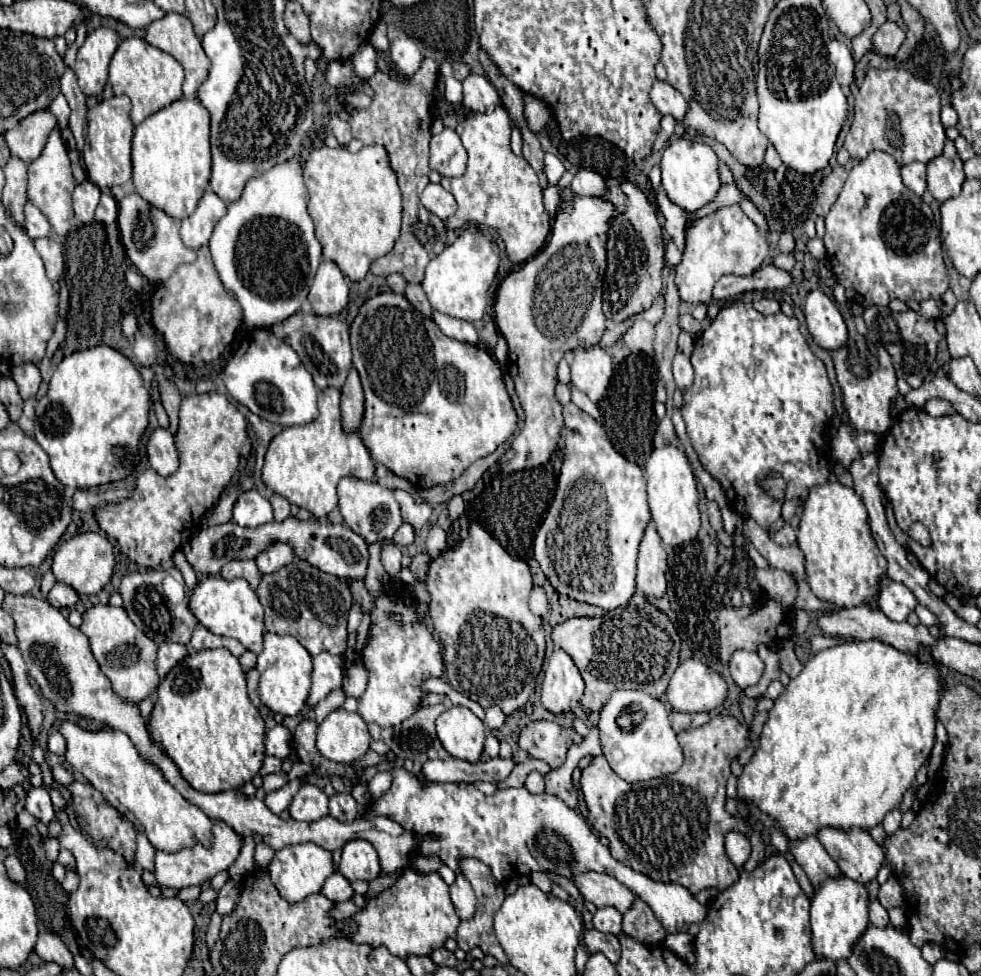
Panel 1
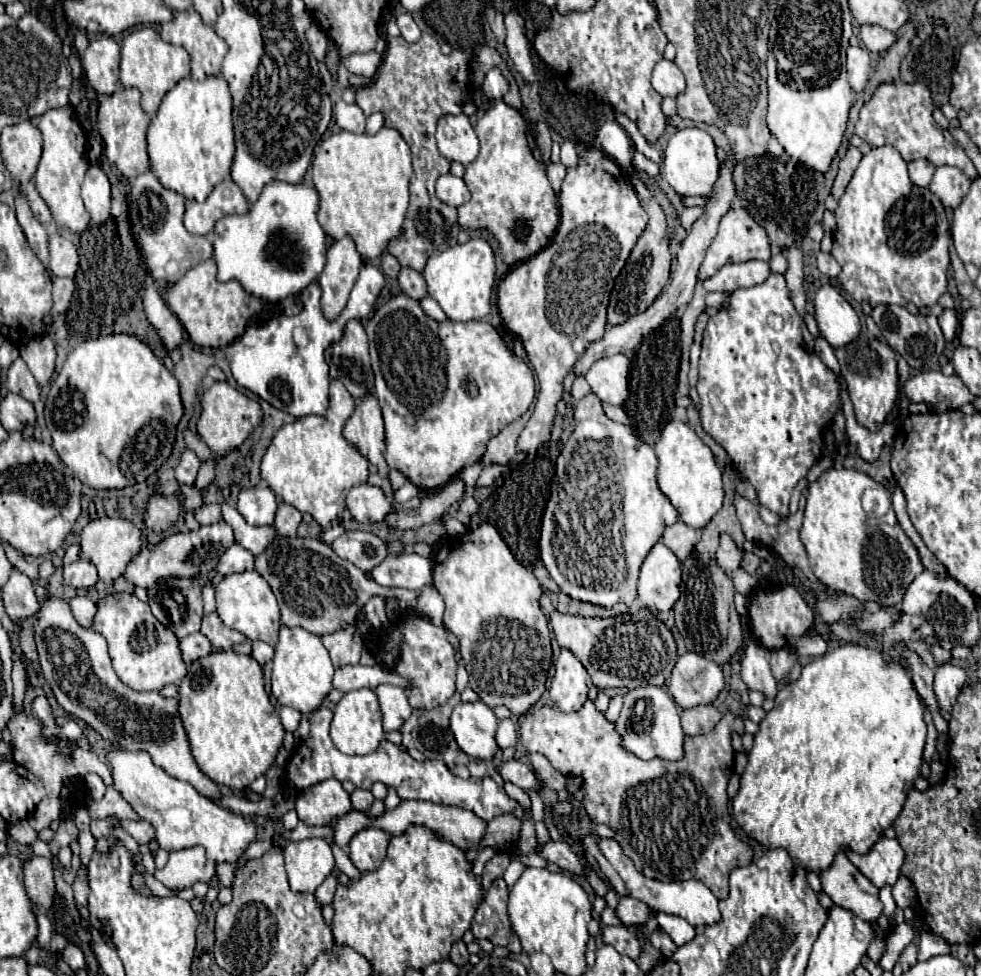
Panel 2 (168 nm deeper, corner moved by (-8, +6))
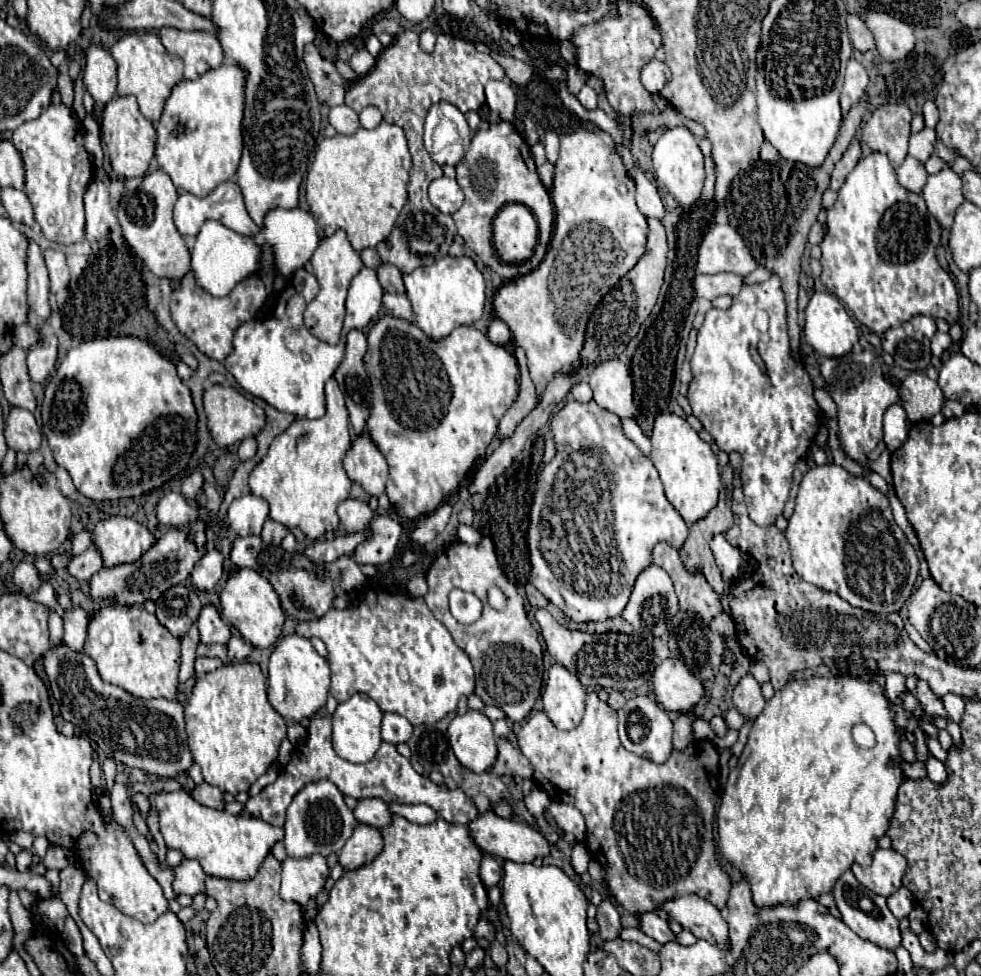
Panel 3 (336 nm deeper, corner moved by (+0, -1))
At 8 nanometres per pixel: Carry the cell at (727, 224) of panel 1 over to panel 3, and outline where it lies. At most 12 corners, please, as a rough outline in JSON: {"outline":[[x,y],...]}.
{"outline":[[720,208],[699,244],[697,274],[747,276],[757,262]]}

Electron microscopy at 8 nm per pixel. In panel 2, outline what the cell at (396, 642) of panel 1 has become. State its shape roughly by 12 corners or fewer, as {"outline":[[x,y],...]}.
{"outline":[[379,685],[385,731],[401,729],[411,717],[405,691]]}

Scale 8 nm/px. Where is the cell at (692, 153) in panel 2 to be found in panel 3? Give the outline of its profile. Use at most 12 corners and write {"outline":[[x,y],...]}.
{"outline":[[665,130],[653,150],[653,176],[683,206],[703,190],[697,138]]}

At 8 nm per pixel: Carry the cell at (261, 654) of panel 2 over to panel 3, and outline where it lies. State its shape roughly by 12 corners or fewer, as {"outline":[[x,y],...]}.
{"outline":[[233,632],[227,658],[245,660],[253,648]]}

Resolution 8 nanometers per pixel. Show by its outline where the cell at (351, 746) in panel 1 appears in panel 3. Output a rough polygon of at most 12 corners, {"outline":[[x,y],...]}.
{"outline":[[353,694],[333,714],[333,750],[369,762],[381,746],[383,712]]}

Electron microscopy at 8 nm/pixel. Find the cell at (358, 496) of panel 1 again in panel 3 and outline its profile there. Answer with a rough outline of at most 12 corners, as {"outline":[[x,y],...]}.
{"outline":[[353,498],[337,514],[347,532],[359,532],[373,520],[369,504]]}

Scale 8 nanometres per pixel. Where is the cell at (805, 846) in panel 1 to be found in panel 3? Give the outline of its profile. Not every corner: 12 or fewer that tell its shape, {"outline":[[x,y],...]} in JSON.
{"outline":[[851,870],[831,894],[863,940],[895,950],[899,922]]}

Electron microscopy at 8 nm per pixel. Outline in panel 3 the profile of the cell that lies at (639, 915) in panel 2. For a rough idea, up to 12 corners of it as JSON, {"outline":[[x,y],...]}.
{"outline":[[655,910],[639,914],[639,930],[659,944],[675,940]]}

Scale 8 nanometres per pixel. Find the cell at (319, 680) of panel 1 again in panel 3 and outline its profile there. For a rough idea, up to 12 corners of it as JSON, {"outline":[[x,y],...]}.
{"outline":[[367,592],[299,624],[325,642],[337,702],[413,726],[475,688],[423,598]]}

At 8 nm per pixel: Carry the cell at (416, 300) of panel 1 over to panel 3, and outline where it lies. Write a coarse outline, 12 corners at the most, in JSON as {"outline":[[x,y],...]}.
{"outline":[[393,264],[377,270],[385,292],[405,294],[403,274]]}

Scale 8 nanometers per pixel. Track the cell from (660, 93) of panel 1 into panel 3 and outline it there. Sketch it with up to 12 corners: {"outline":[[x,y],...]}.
{"outline":[[651,60],[641,70],[649,94],[661,92],[669,80],[665,62]]}

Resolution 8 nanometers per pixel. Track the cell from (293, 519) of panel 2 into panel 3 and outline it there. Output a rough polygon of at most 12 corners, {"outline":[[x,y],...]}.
{"outline":[[267,518],[261,538],[267,544],[279,544],[289,528]]}

